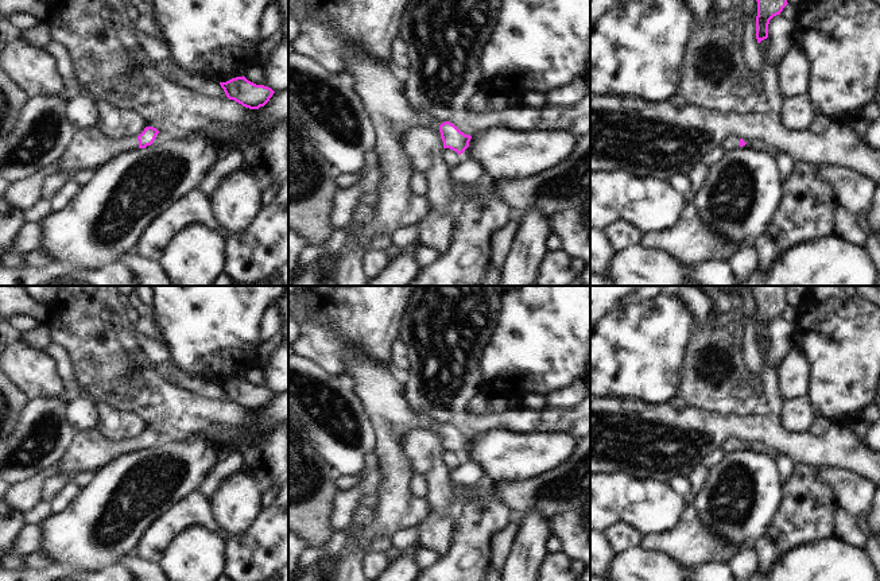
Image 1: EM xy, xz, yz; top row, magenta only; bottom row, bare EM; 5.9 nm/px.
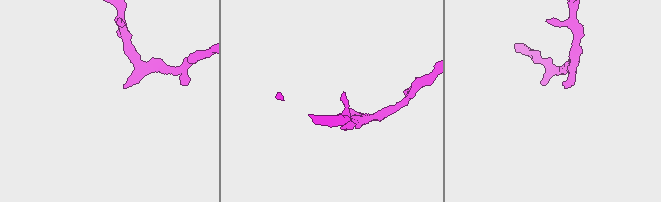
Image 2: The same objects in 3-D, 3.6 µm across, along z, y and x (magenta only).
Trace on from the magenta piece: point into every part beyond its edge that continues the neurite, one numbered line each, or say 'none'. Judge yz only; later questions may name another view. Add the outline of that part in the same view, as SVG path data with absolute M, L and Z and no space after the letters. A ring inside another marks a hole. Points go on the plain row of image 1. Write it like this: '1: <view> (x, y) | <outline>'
1: yz (731, 445) | M730 438L726 439L721 446L724 448L725 453L729 454L740 450L740 441L737 438Z

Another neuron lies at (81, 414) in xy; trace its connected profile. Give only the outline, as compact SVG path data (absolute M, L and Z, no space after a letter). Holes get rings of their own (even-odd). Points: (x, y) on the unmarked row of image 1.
M86 396L69 399L65 421L75 433L96 429L98 422L97 407Z

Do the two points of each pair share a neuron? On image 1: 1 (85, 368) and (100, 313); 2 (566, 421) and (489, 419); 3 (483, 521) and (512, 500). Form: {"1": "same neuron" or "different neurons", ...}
{"1": "same neuron", "2": "same neuron", "3": "different neurons"}

